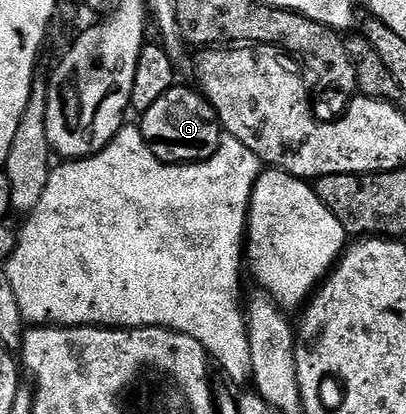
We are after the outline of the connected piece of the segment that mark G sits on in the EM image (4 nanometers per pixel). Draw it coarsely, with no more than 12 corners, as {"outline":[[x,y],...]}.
{"outline":[[172,86],[137,125],[162,162],[206,162],[225,137],[198,89]]}

